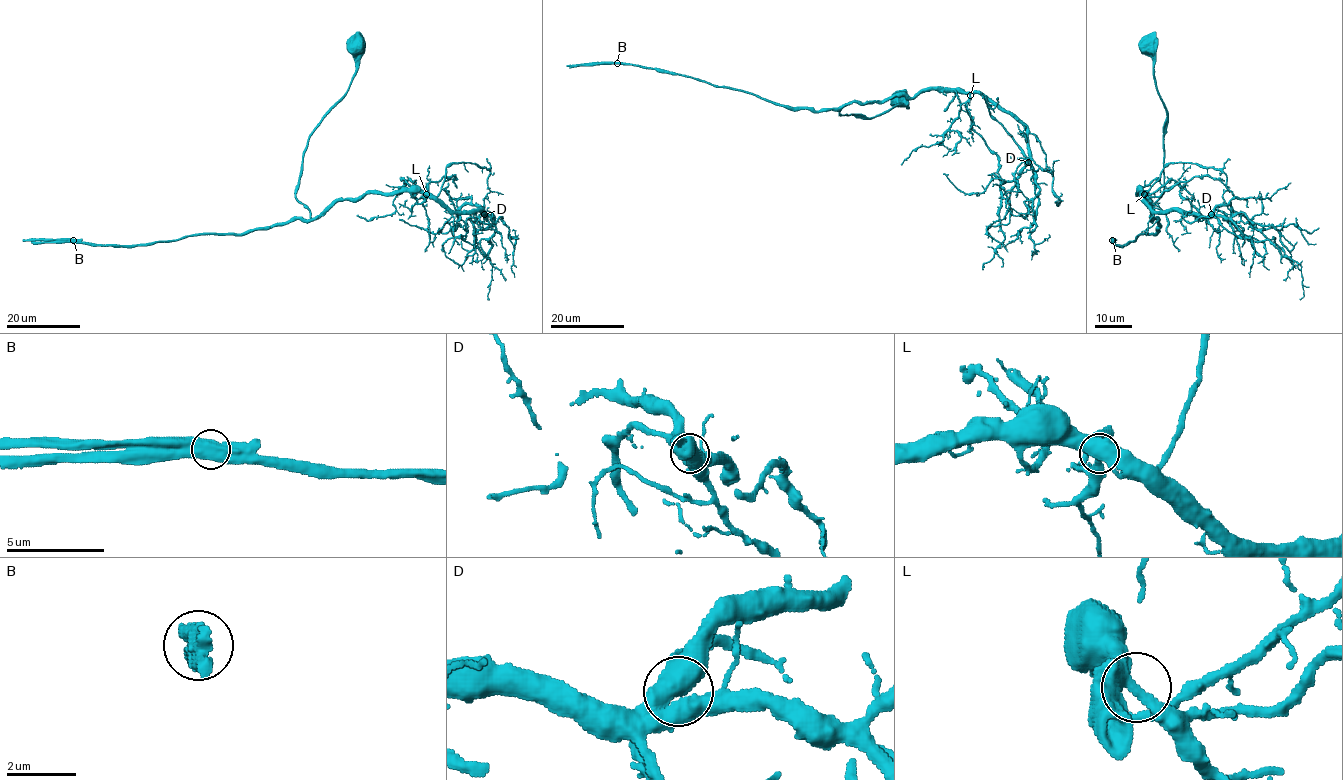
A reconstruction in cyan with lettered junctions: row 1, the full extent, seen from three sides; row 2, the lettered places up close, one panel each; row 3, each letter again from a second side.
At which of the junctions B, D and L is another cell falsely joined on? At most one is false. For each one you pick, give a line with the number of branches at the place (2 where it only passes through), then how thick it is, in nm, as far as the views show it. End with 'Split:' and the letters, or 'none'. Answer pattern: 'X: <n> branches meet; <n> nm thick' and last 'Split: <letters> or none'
B: 2 branches meet; 600 nm thick
Split: B

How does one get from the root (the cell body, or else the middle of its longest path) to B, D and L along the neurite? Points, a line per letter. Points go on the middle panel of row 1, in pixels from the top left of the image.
B: (901, 99), (870, 118), (839, 112), (853, 100), (820, 111), (791, 109), (677, 74), (617, 63)
D: (901, 99), (870, 118), (839, 112), (853, 101), (880, 102), (932, 89), (980, 92), (1023, 125), (1028, 162)
L: (901, 99), (870, 118), (839, 112), (853, 101), (880, 102), (932, 89), (963, 90), (970, 95)

